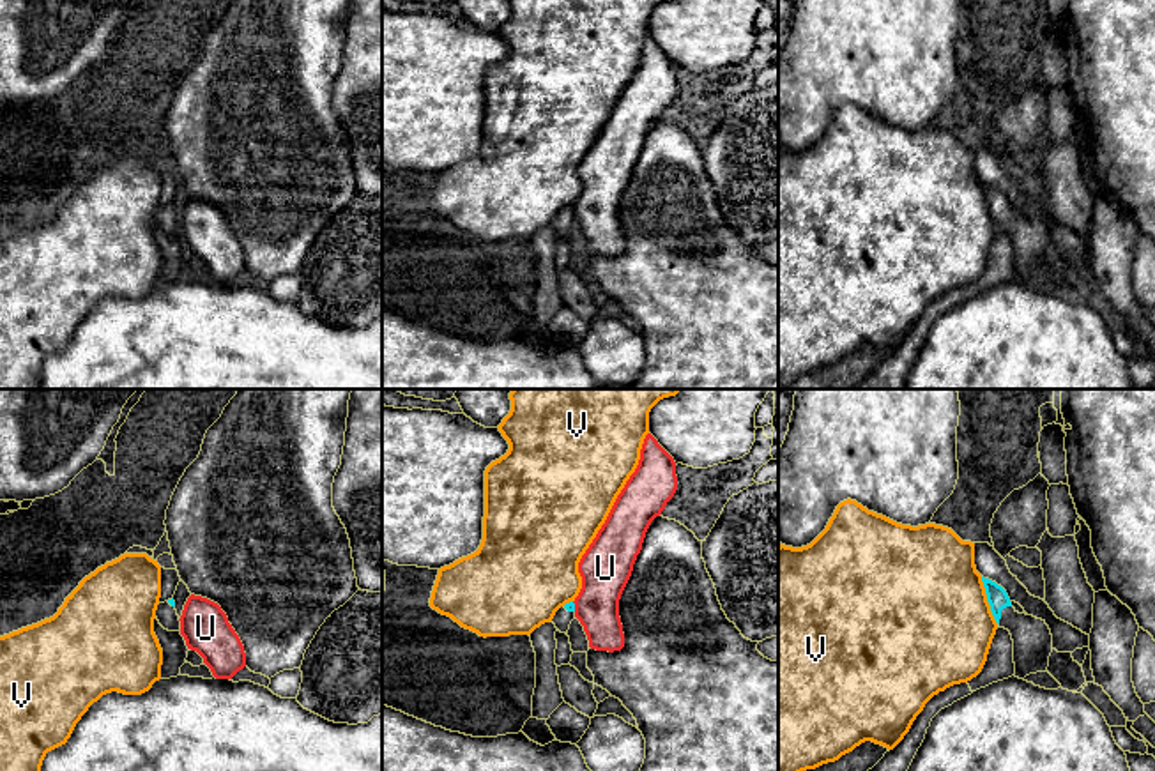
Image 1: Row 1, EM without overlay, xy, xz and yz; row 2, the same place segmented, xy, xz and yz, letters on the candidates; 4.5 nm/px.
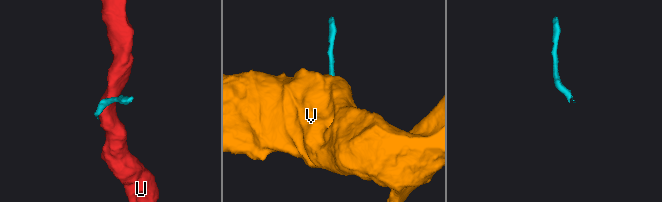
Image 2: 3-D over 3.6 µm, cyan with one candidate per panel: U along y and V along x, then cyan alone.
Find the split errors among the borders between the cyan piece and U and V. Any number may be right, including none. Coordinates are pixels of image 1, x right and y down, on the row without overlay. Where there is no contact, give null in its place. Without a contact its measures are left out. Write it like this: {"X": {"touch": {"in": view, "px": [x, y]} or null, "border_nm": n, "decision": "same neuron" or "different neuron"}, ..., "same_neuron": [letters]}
{"U": {"touch": {"in": "xz", "px": [573, 211]}, "border_nm": 50, "decision": "different neuron"}, "V": {"touch": {"in": "yz", "px": [987, 204]}, "border_nm": 240, "decision": "different neuron"}, "same_neuron": []}

